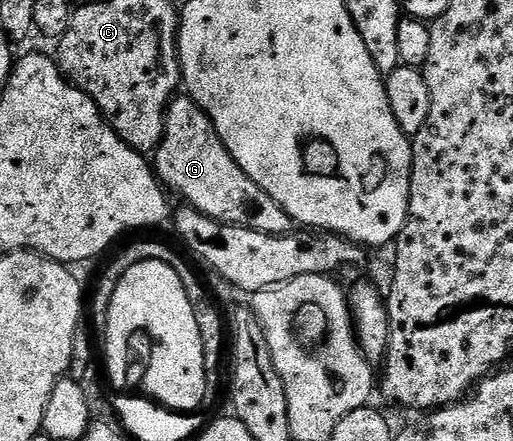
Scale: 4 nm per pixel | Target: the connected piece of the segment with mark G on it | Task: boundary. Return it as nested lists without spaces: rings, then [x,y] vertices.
[[[186,94],[177,95],[169,103],[164,113],[164,131],[154,149],[155,156],[156,179],[169,193],[177,192],[187,207],[197,208],[220,224],[236,224],[252,232],[288,234],[293,231],[292,216],[234,162],[208,115]]]

